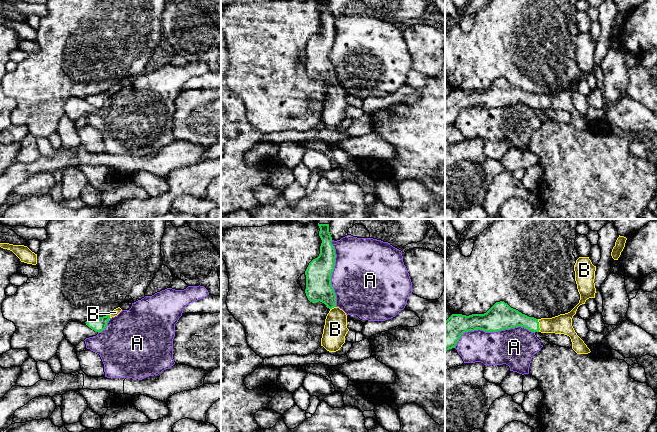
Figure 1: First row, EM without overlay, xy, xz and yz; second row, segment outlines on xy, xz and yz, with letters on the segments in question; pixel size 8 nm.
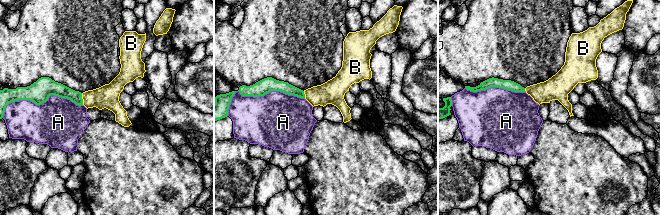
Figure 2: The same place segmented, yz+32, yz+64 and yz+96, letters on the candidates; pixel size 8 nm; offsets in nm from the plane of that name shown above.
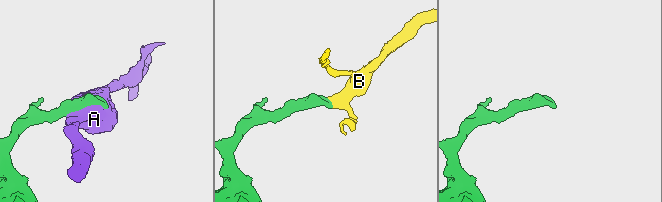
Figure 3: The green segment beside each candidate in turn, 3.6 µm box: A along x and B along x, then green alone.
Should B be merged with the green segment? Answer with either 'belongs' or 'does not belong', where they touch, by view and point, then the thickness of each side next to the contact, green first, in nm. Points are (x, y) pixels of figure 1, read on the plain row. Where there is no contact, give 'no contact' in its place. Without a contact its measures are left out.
belongs | yz (538, 101) | 170/160 nm

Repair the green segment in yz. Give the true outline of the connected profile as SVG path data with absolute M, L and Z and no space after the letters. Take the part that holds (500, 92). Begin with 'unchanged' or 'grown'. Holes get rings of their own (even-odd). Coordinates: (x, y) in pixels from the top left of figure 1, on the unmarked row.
grown | M579 33L574 41L575 57L580 70L579 79L568 89L560 90L552 94L536 95L522 90L511 84L504 77L496 78L484 90L452 90L445 97L445 127L455 124L461 111L468 107L483 106L497 108L518 102L524 103L531 108L564 110L570 113L572 125L577 130L588 130L590 125L577 111L573 102L572 94L578 83L585 80L589 74L595 74L595 47L589 33Z

